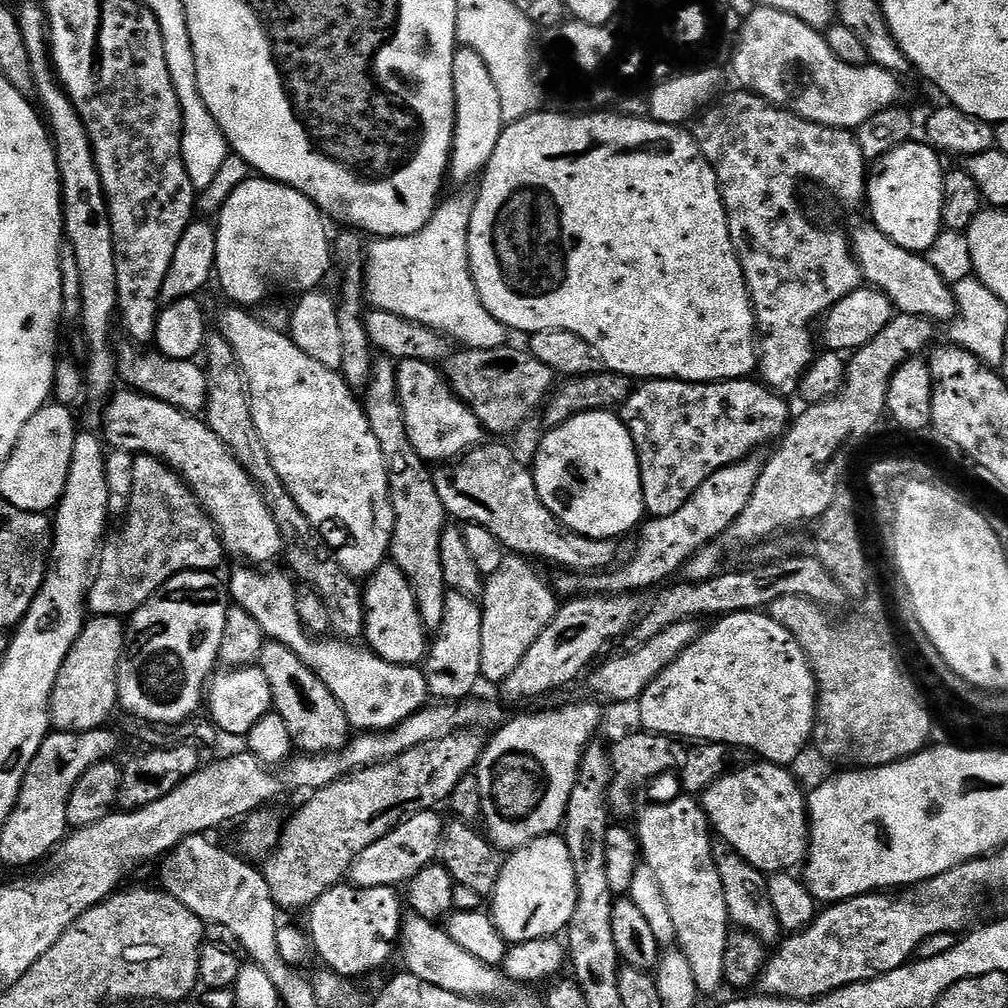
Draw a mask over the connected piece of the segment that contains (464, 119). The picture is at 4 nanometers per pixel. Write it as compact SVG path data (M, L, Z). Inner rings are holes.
M457 50L454 54L454 98L456 99L456 133L452 139L452 158L450 161L451 179L464 186L467 180L475 181L484 171L494 154L494 146L498 146L498 138L506 127L502 118L502 102L498 98L498 86L494 86L494 78L490 78L490 70L486 70L486 62L471 50Z

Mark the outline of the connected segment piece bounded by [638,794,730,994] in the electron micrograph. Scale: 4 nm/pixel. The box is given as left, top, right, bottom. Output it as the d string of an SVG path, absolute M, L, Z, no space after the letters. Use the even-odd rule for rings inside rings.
M680 794L669 804L652 804L644 813L641 811L638 843L643 863L654 870L654 878L662 890L662 898L670 910L670 922L674 922L678 951L686 954L694 982L702 994L716 992L724 984L722 962L726 955L726 942L730 931L730 921L726 910L726 894L722 894L722 878L718 878L716 864L712 860L713 833L710 831L708 816L701 801L688 794Z

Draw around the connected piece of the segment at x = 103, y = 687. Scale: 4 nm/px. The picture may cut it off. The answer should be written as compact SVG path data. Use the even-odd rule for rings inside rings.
M92 616L78 634L70 654L66 654L66 662L62 662L62 670L56 679L52 691L52 728L62 732L89 732L95 728L103 728L109 722L112 711L117 711L120 691L120 661L126 651L126 624L119 616Z

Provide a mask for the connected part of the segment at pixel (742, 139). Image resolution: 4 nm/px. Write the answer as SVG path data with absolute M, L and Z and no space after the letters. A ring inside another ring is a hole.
M739 91L717 99L695 121L694 135L697 146L720 180L730 238L736 253L740 255L740 265L748 290L752 293L752 308L756 311L758 329L759 379L777 396L792 398L799 393L802 378L818 355L818 348L812 345L812 332L808 327L825 317L836 303L862 284L859 262L853 255L849 237L832 228L819 228L804 213L796 197L796 187L803 180L809 180L812 184L821 184L846 207L856 208L859 204L861 207L868 191L869 165L855 135L849 129L815 124L798 114L776 107L755 92Z

